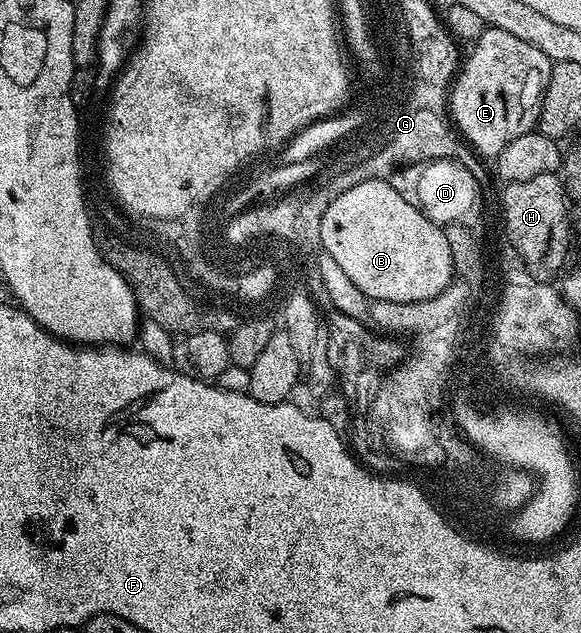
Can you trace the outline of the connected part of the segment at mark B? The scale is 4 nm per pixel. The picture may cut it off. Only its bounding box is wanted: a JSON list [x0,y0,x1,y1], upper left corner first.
[320,180,454,303]

